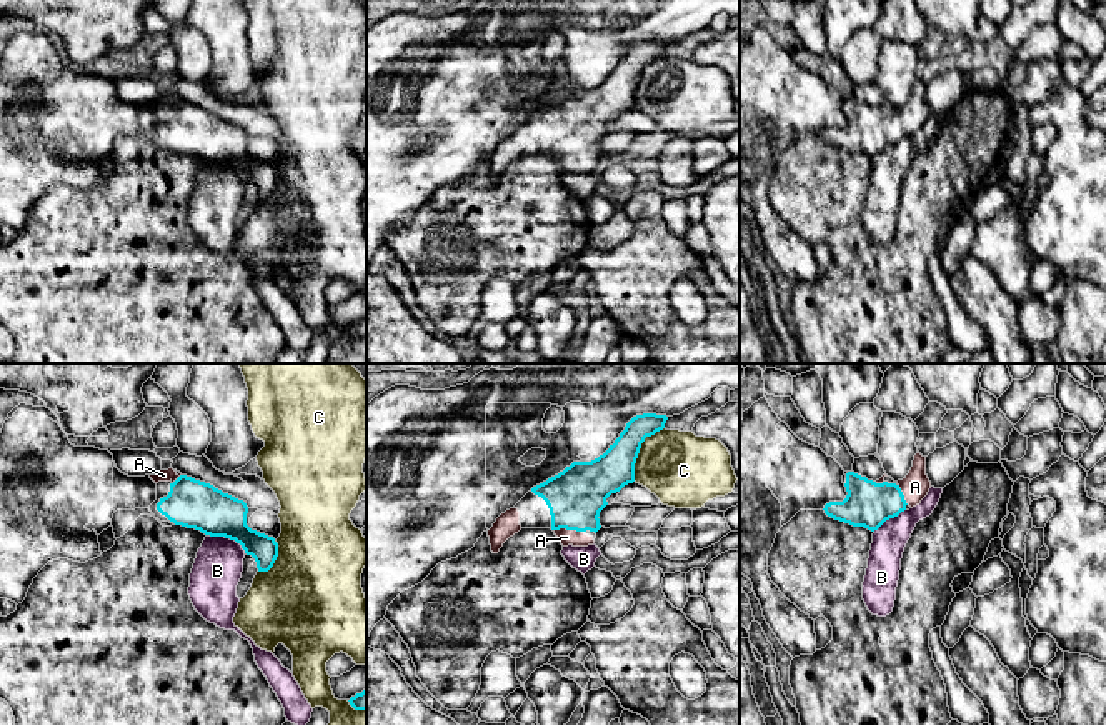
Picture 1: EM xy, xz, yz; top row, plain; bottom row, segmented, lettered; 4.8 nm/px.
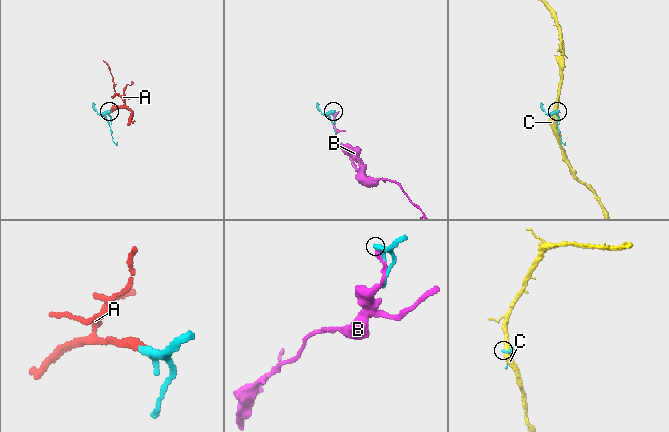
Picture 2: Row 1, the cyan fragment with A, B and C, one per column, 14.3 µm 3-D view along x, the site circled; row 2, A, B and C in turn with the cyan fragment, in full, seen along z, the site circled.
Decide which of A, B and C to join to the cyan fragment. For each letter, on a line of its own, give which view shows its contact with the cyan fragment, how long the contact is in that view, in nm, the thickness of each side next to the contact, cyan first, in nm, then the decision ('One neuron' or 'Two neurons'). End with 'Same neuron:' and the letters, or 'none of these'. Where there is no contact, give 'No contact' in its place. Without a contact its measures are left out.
A: Touches cyan in xz. Shared border 140 nm. Thickness 280 nm (cyan) against 80 nm. One neuron
B: Touches cyan in xy. Shared border 200 nm. Thickness 240 nm (cyan) against 240 nm. Two neurons
C: Touches cyan in xz. Shared border 300 nm. Thickness 190 nm (cyan) against 360 nm. Two neurons
Same neuron: A

